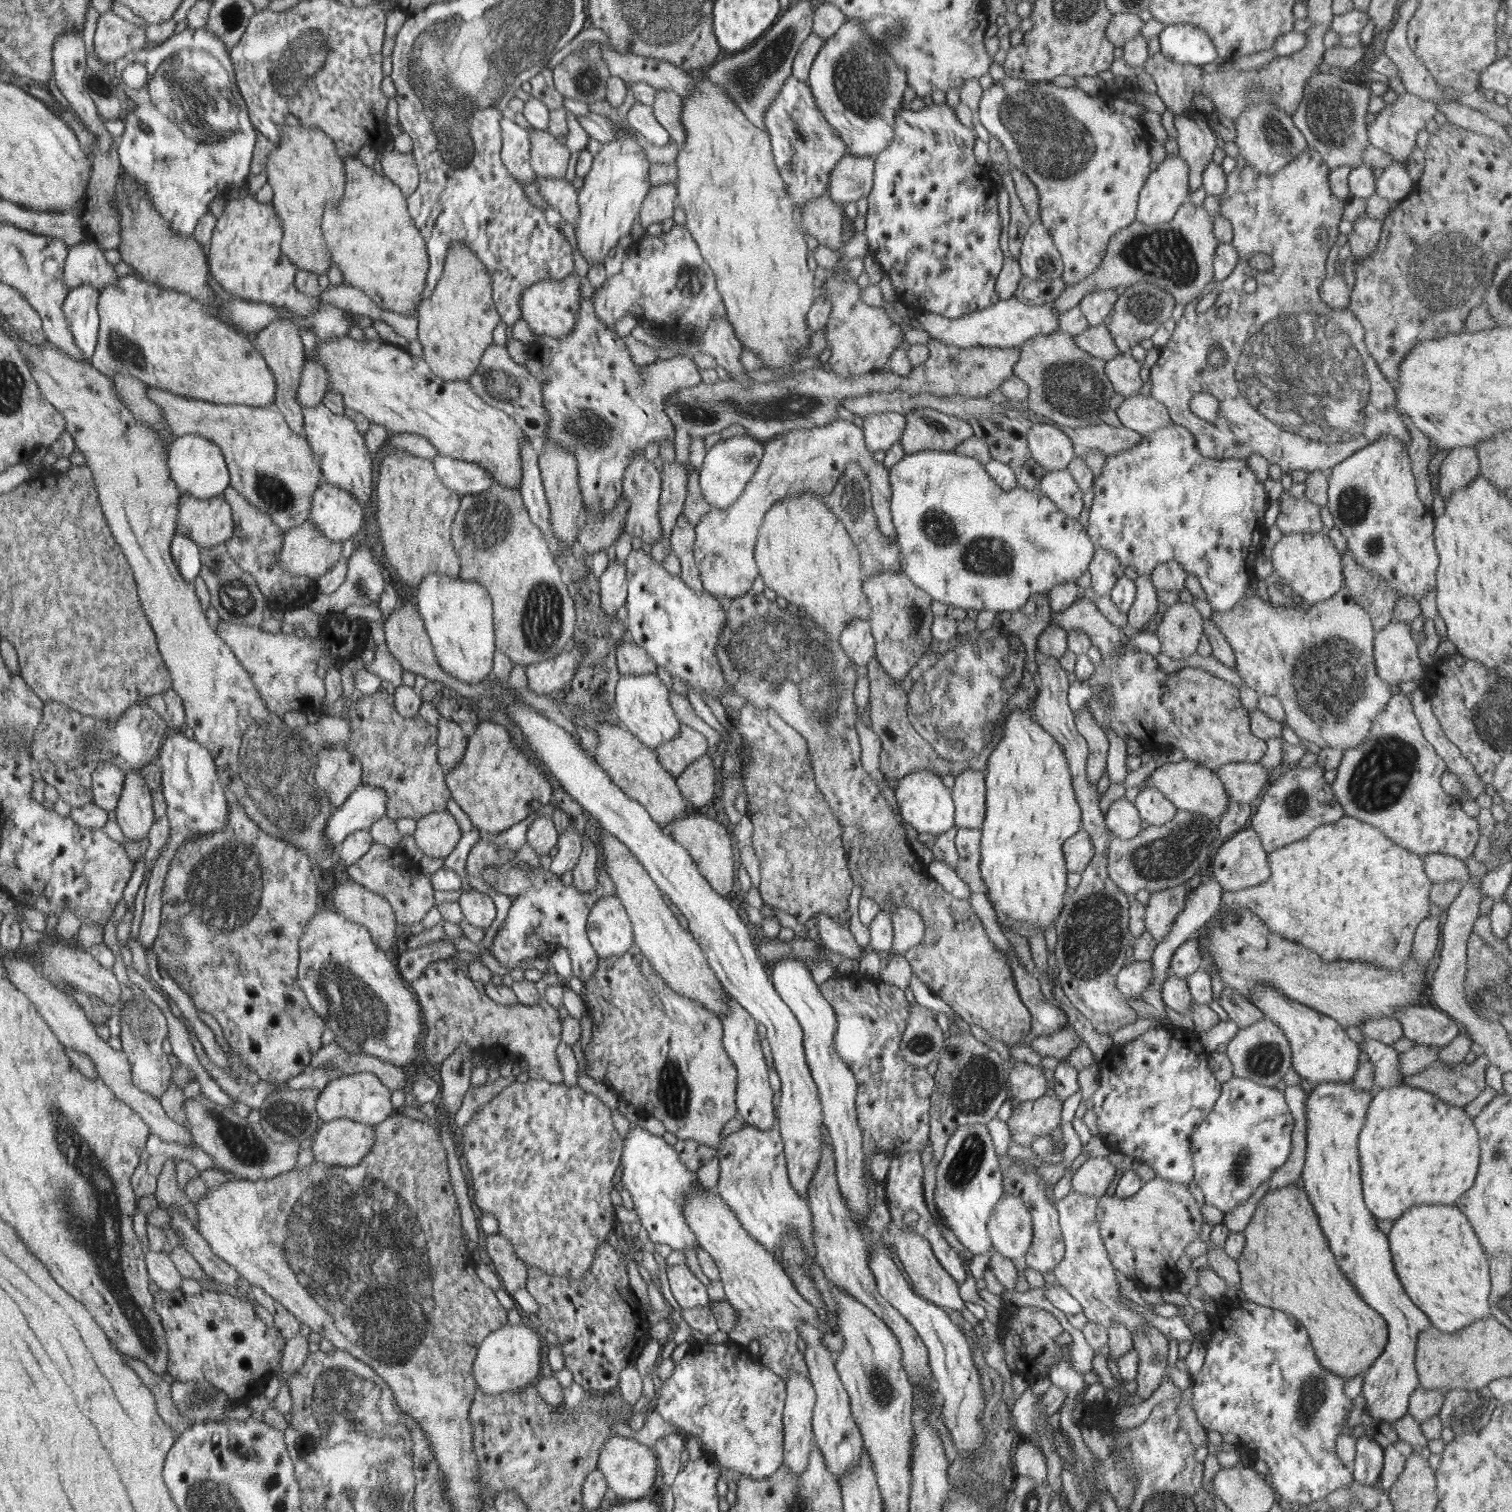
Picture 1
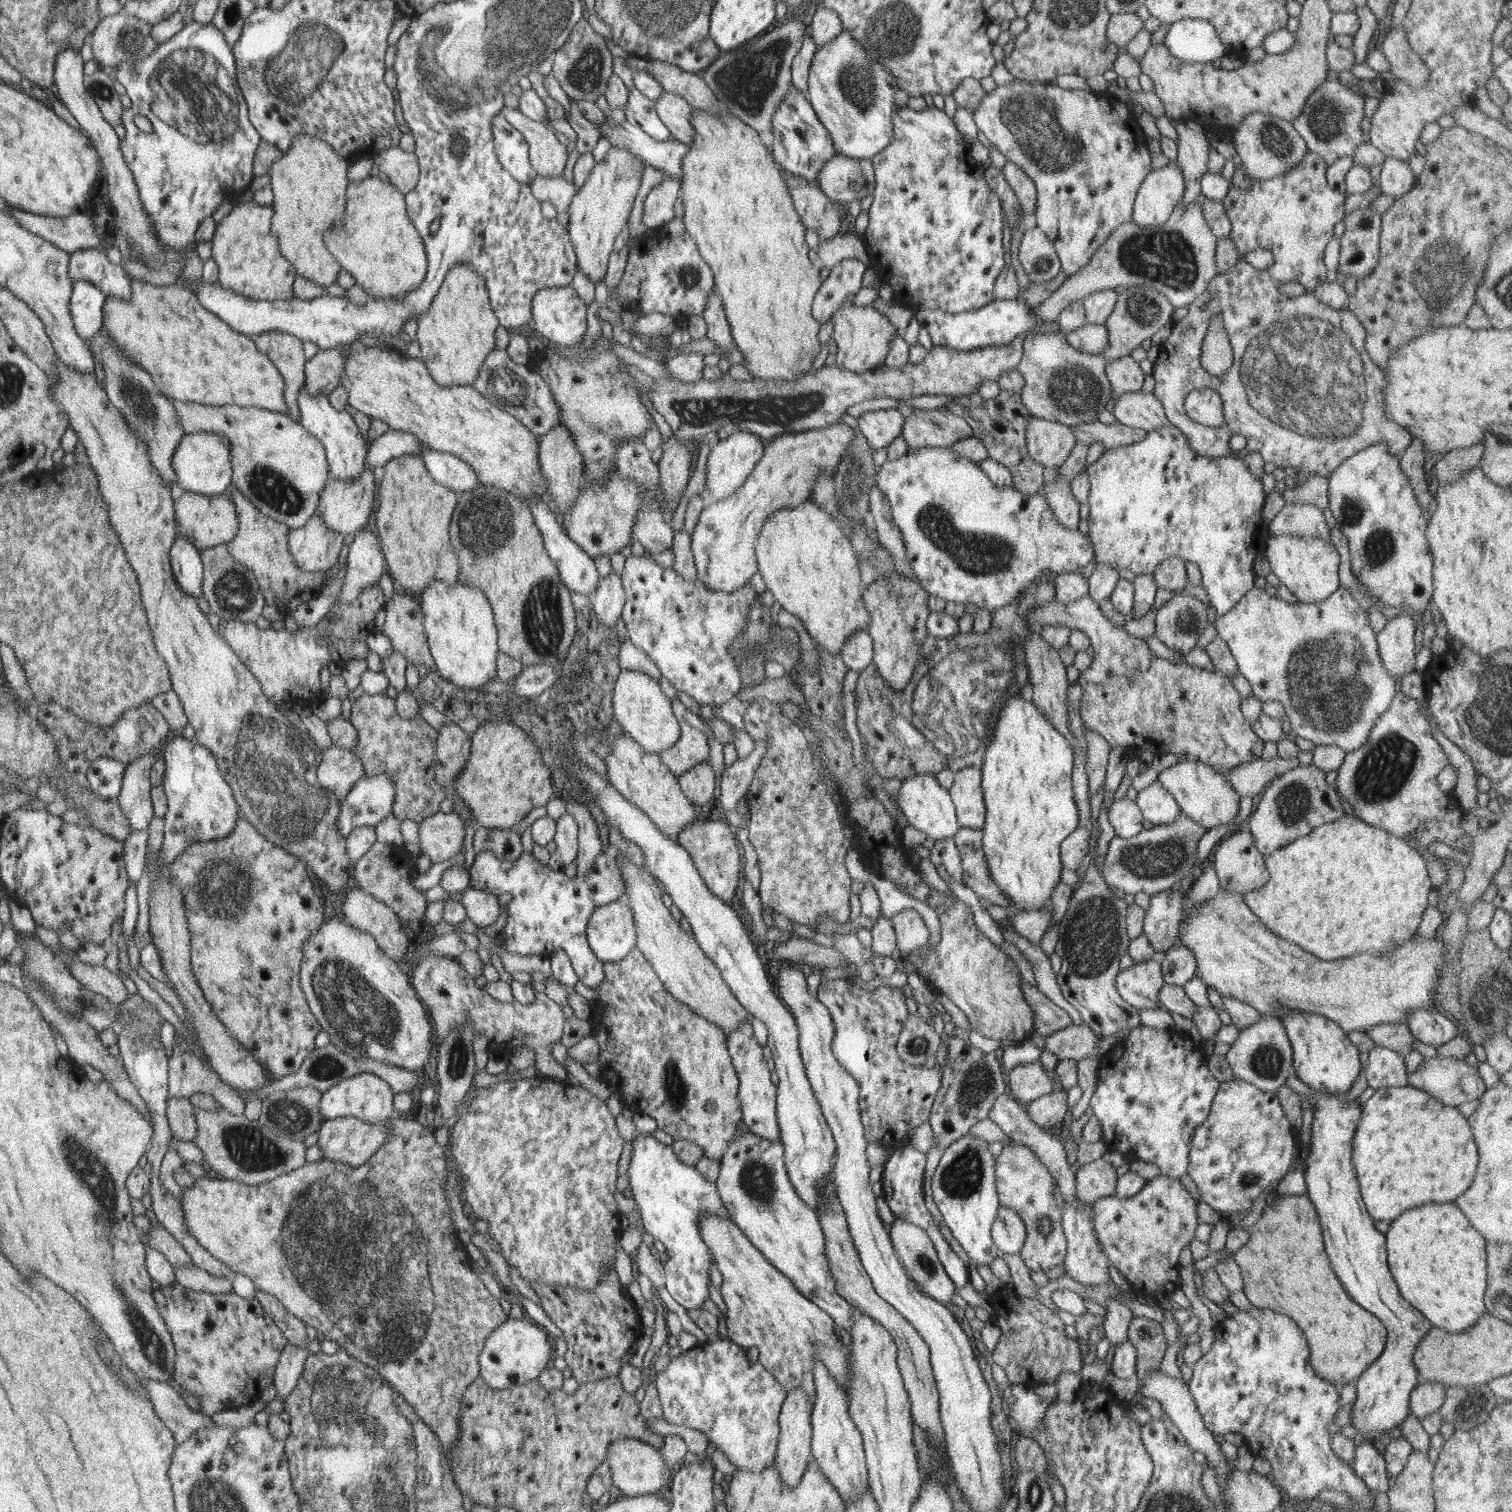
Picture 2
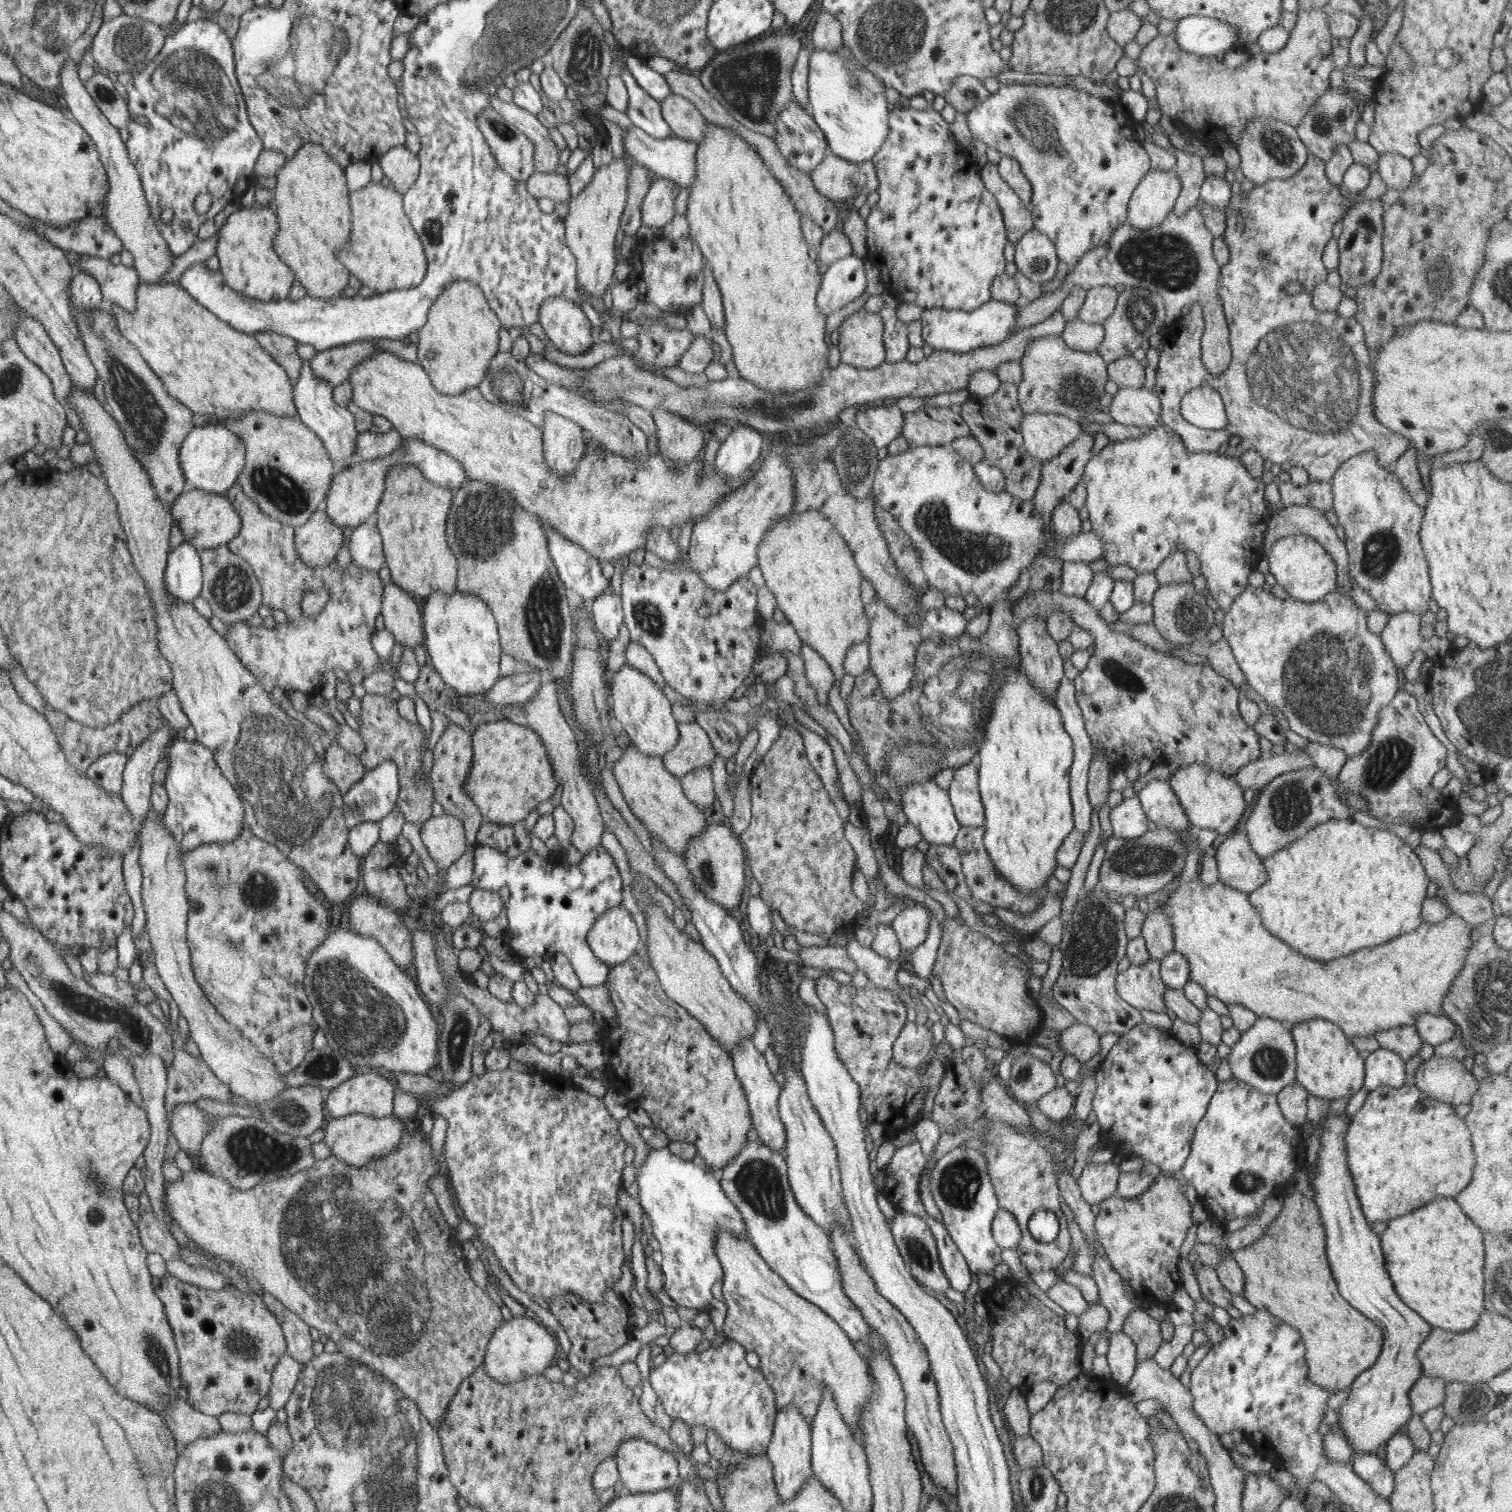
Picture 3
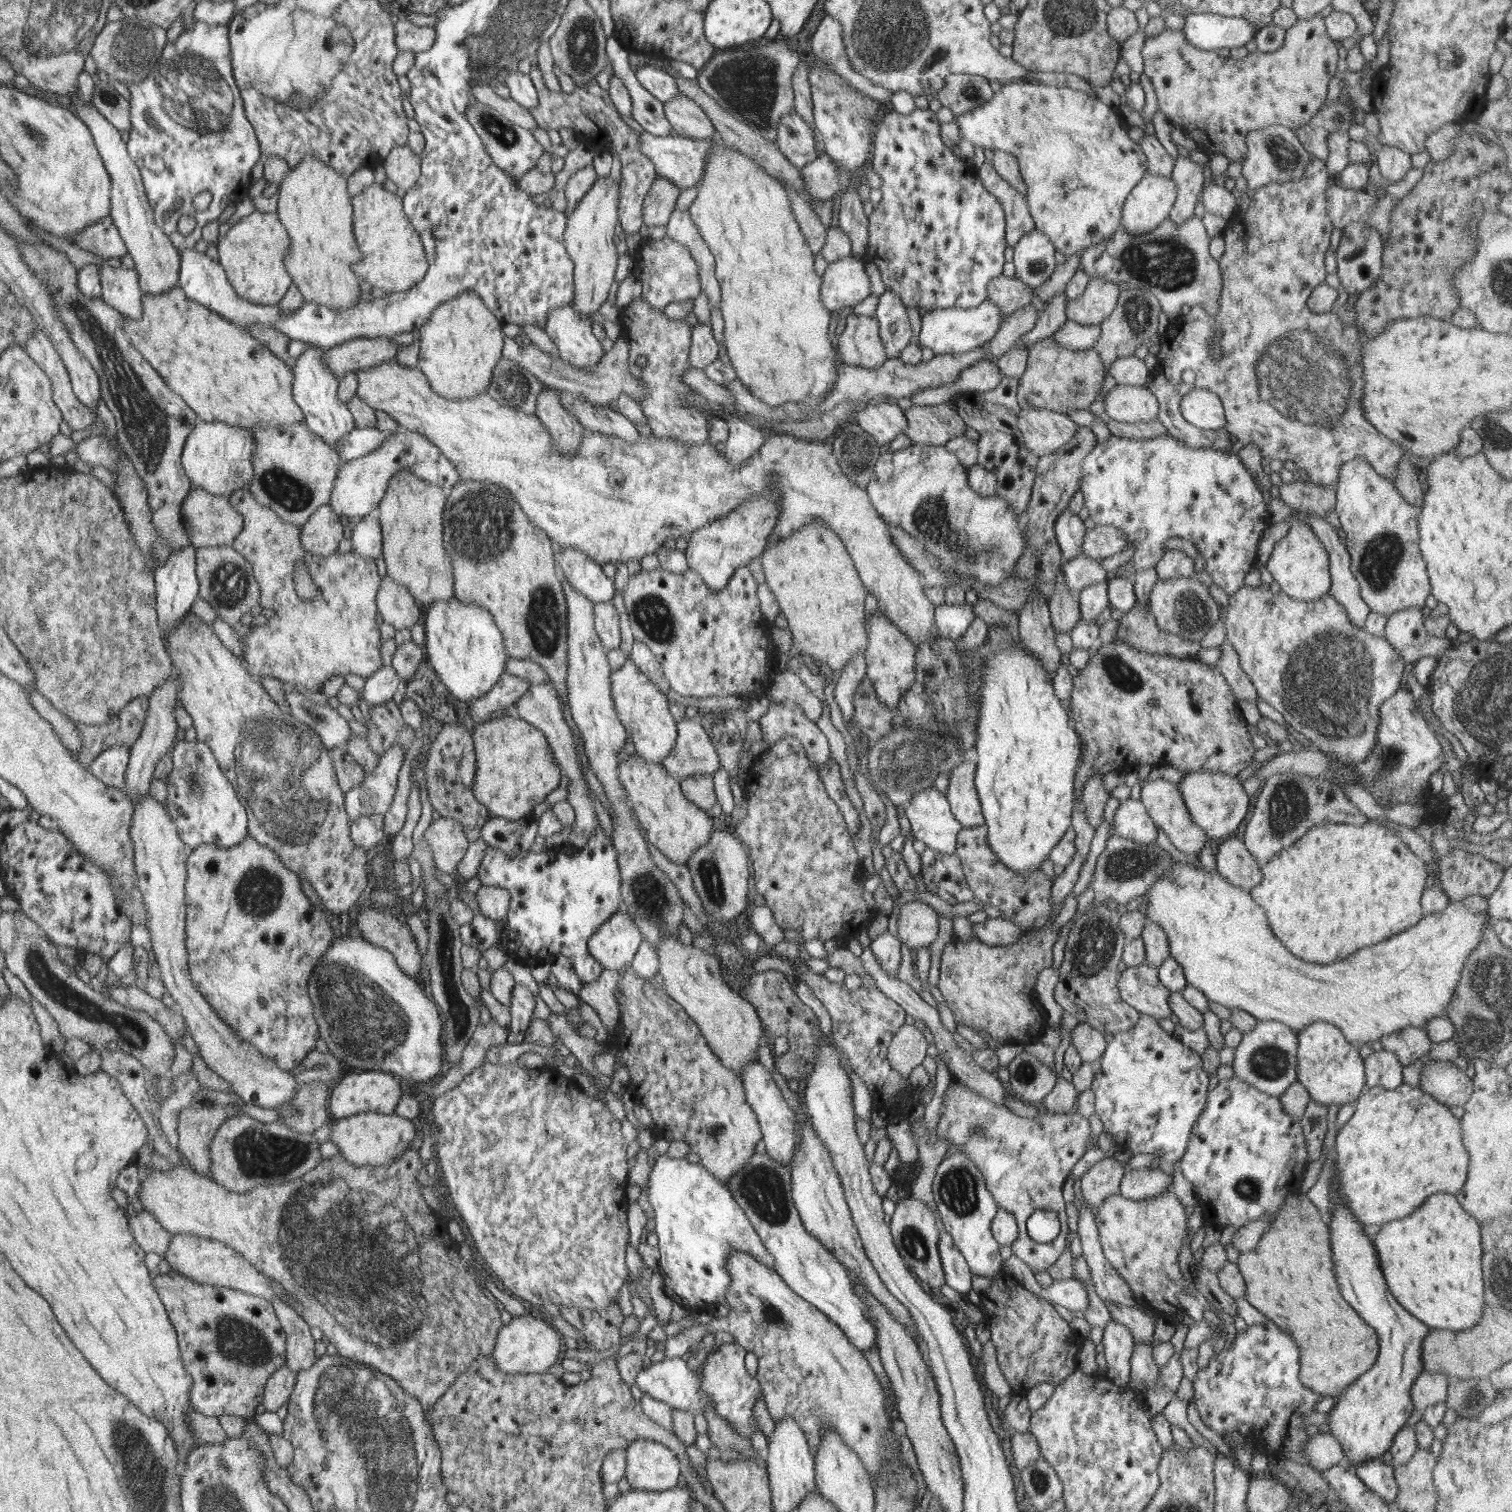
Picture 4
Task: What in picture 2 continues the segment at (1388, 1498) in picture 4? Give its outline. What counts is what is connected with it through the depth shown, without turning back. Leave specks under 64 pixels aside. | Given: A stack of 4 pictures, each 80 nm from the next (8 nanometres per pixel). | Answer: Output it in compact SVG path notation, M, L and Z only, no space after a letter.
M1362 1439L1356 1440L1352 1471L1371 1492L1386 1492L1391 1482L1386 1473L1382 1454L1371 1443Z

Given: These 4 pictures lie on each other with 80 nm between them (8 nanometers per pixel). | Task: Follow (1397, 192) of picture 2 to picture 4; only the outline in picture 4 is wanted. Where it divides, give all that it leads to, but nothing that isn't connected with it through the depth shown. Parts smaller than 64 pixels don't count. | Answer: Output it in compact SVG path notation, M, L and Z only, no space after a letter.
M1377 146L1375 162L1380 176L1387 182L1397 182L1410 168L1410 155L1394 146Z

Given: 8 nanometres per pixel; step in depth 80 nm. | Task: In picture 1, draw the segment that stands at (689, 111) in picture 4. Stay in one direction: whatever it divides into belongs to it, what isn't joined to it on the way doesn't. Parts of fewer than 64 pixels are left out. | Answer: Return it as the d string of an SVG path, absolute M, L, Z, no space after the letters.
M659 89L655 91L650 105L655 120L668 132L671 142L680 147L687 138L687 131L681 123L681 96L667 89Z

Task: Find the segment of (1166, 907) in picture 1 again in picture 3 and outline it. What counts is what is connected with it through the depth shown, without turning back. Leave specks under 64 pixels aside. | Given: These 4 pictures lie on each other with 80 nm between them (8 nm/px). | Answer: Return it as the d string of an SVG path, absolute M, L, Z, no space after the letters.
M1157 906L1144 915L1140 935L1151 959L1160 961L1168 952L1173 950L1173 931L1168 916Z

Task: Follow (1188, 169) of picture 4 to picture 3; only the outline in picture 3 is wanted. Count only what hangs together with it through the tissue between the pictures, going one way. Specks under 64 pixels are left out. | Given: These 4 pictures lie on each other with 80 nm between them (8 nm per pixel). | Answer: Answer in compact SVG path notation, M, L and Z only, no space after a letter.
M1179 149L1174 150L1176 163L1172 172L1179 179L1181 188L1175 201L1173 212L1181 216L1189 208L1195 206L1197 199L1200 198L1200 186L1206 177L1202 167L1202 158L1191 152L1183 152Z

